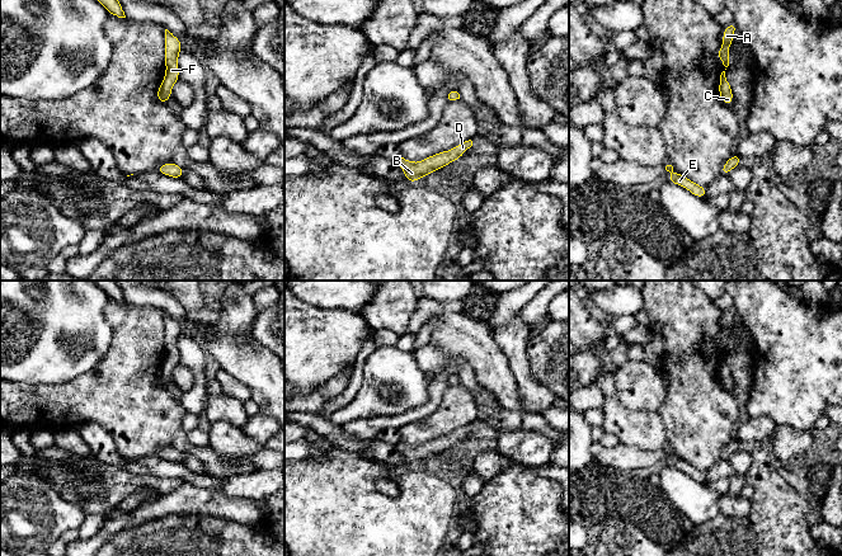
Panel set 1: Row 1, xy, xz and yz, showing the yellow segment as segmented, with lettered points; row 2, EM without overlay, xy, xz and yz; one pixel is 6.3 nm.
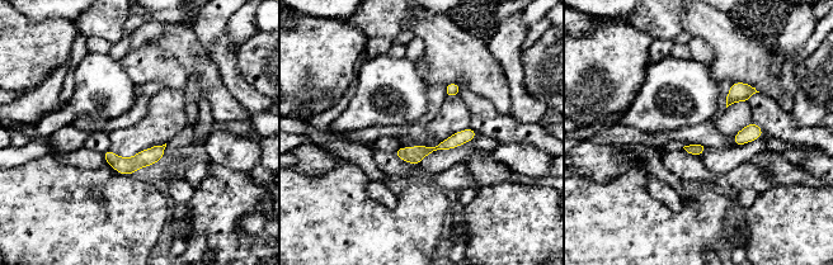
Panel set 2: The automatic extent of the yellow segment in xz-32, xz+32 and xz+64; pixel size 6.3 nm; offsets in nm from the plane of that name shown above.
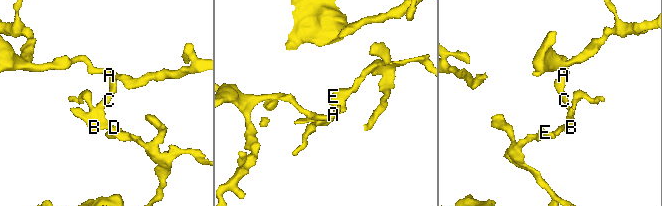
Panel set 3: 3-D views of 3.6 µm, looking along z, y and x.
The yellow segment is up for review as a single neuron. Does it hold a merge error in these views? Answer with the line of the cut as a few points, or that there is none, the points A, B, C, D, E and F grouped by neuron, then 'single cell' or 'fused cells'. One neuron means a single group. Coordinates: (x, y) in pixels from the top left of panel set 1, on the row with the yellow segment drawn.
cut none; groups A B C D E F; single cell

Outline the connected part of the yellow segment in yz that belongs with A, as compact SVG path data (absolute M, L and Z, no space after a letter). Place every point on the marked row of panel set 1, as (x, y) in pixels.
M733 22L730 23L725 29L724 29L724 34L723 34L723 44L718 52L718 57L719 60L723 62L723 65L725 67L729 66L729 58L730 58L730 53L729 53L729 47L733 44L733 36L734 32L737 30L737 24Z

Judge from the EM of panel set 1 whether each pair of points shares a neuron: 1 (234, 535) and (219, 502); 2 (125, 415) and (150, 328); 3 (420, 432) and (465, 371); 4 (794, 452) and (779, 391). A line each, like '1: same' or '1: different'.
1: different
2: same
3: different
4: different

